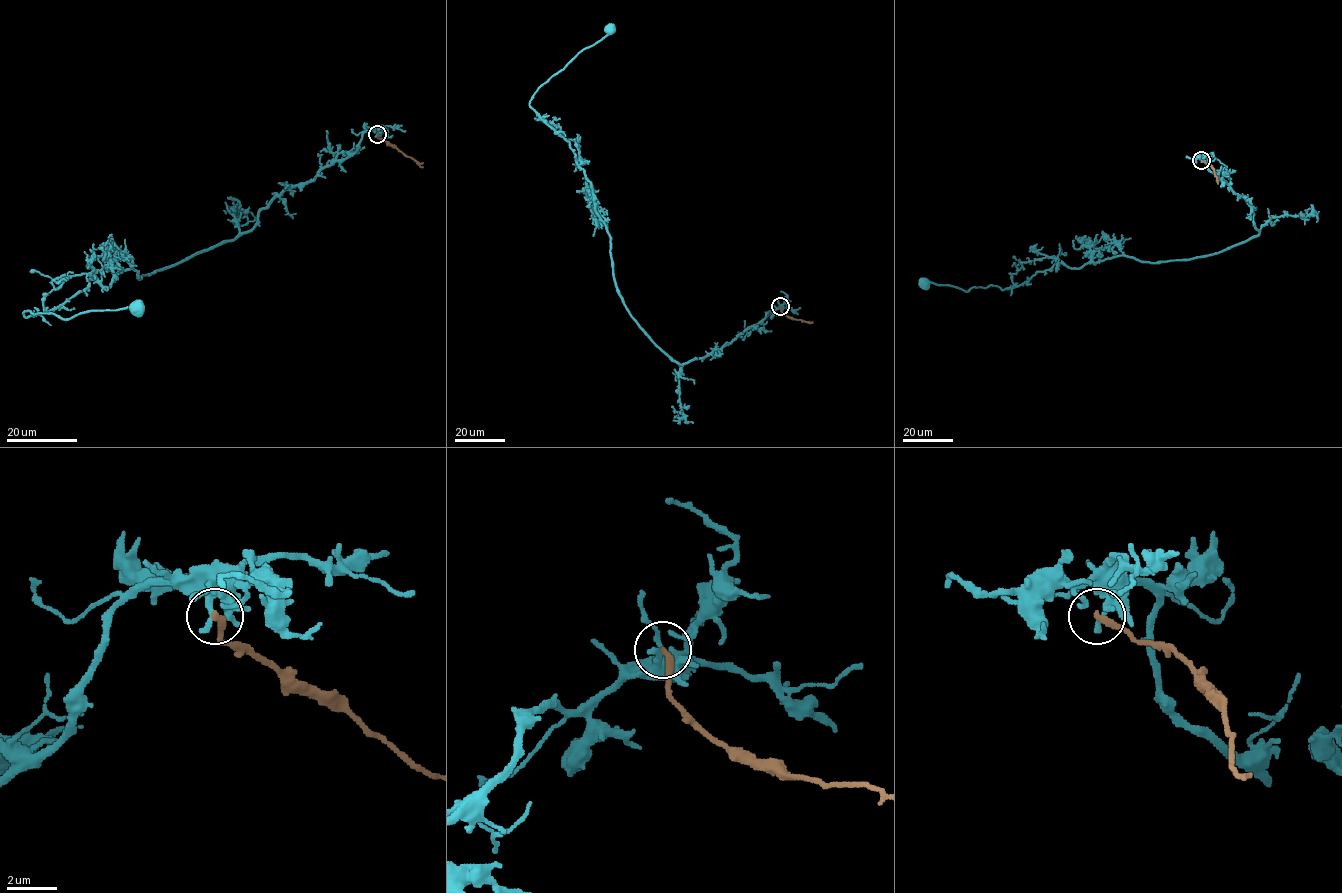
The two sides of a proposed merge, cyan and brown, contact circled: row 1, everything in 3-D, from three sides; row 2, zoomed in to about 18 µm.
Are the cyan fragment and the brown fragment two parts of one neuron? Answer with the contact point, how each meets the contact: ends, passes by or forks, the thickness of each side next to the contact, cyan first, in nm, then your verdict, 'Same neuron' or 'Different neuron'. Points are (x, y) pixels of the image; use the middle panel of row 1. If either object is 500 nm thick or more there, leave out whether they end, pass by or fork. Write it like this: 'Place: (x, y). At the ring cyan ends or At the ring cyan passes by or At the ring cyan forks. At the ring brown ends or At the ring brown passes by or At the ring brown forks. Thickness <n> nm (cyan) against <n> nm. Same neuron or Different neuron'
Place: (780, 306). At the ring cyan ends. At the ring brown ends. Thickness 280 nm (cyan) against 280 nm. Different neuron

